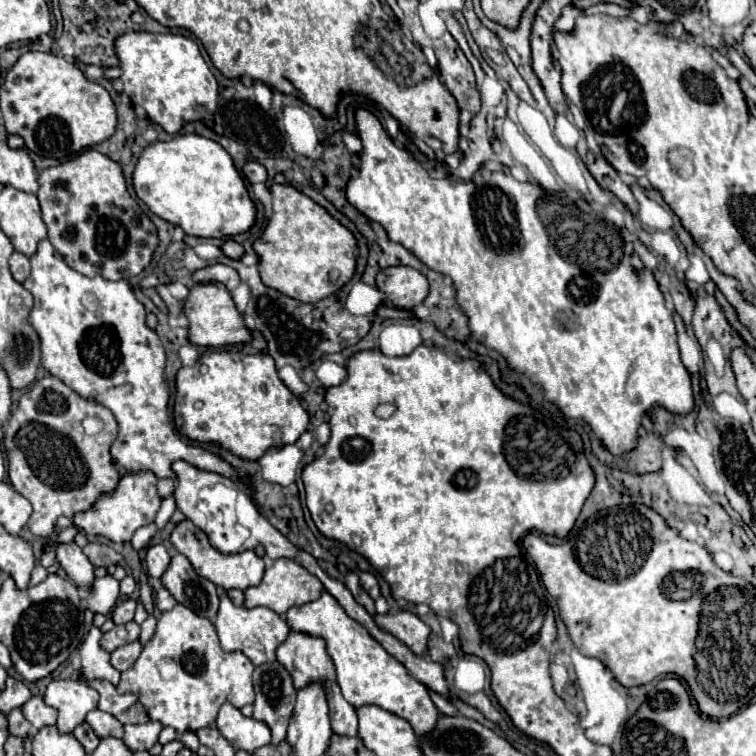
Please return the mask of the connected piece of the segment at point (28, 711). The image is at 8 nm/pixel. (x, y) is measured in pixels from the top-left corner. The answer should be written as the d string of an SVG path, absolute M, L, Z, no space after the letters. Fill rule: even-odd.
M40 696L30 698L30 700L22 706L22 714L24 714L24 718L26 718L36 730L40 730L40 728L44 728L44 726L54 726L54 724L56 724L56 718L58 718L56 710L50 708L50 706L46 706Z

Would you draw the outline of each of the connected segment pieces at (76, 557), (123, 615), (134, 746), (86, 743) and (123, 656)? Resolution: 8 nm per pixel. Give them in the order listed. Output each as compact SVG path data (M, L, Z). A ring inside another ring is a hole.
M56 544L56 562L60 568L70 576L70 580L80 588L80 592L86 596L92 582L94 582L94 566L84 558L84 552L80 546L72 544Z
M120 598L118 604L114 606L112 610L112 618L114 618L114 624L126 624L130 620L134 620L134 610L136 610L136 600L134 598Z
M144 722L144 724L128 724L124 726L124 744L130 750L150 750L158 742L162 726L158 722Z
M86 722L80 724L80 726L72 732L72 736L82 744L82 748L84 748L88 754L100 744L100 738L96 738L96 734L92 734L92 730L88 730L88 724L86 724Z
M132 642L132 644L128 644L128 646L120 646L120 650L114 650L114 652L110 654L110 664L112 664L118 672L124 672L124 670L128 670L128 668L136 662L136 658L140 656L140 652L142 652L140 642Z

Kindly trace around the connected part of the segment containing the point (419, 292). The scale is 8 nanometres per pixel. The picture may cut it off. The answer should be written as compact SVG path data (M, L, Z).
M410 266L384 268L376 276L376 286L386 300L400 310L412 310L428 296L428 280Z

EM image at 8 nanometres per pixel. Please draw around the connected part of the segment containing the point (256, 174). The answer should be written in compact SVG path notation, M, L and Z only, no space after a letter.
M246 162L244 168L242 168L244 176L250 180L250 184L256 184L256 182L266 182L266 168L258 162Z

